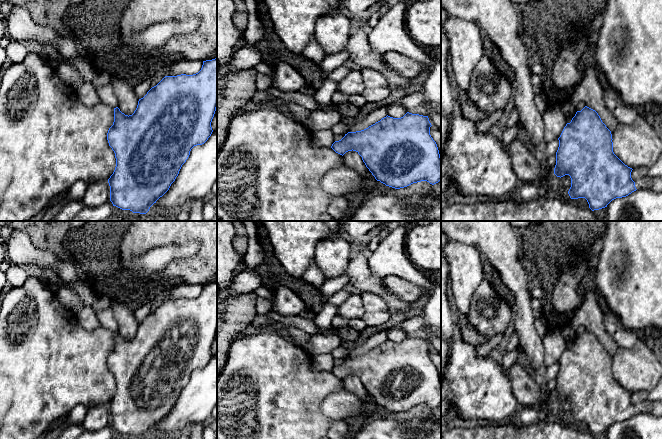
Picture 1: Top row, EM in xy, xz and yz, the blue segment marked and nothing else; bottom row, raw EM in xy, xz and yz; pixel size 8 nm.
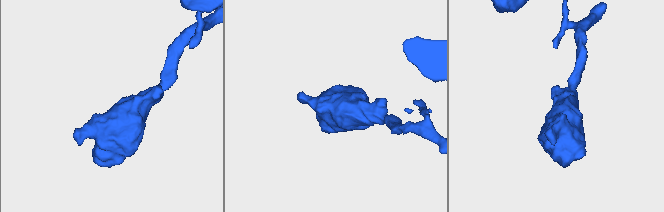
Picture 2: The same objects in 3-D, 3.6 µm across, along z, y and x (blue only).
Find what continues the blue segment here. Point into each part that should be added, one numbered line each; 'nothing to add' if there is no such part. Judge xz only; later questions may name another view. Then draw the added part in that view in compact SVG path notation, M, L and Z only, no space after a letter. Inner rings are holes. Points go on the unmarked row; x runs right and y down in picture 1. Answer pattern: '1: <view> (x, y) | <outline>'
nothing to add

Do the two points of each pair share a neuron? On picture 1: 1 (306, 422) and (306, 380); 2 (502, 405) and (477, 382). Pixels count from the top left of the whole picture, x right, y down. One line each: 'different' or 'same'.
1: same
2: same

